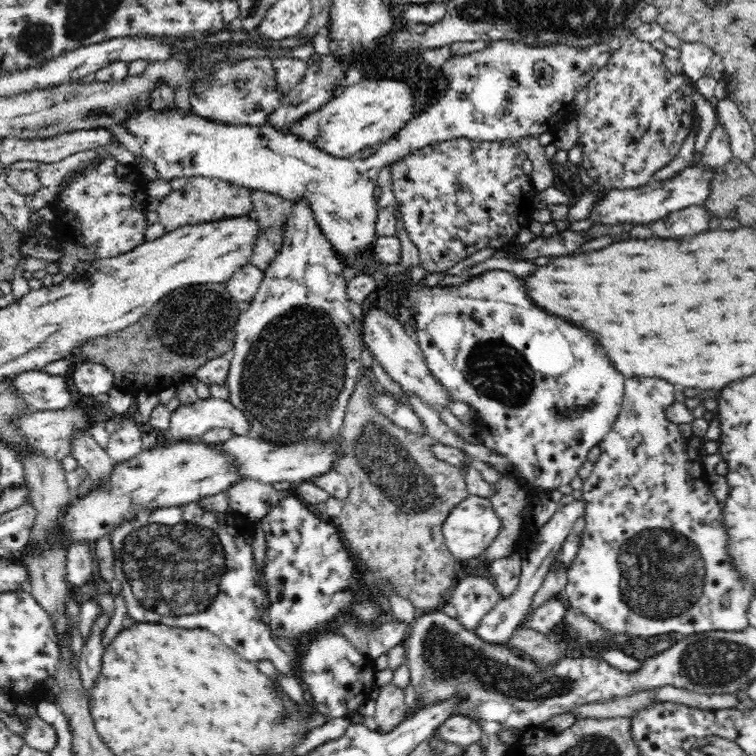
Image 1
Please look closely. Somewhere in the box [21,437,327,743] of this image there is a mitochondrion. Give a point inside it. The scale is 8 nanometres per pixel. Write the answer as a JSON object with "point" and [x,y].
{"point":[169,567]}

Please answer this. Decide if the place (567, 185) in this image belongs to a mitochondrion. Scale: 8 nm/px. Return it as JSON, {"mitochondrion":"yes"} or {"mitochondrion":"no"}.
{"mitochondrion":"no"}

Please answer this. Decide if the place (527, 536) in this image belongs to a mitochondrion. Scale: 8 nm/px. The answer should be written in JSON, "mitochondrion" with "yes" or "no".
{"mitochondrion":"no"}

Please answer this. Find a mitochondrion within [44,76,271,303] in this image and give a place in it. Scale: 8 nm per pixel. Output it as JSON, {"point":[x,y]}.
{"point":[93,113]}

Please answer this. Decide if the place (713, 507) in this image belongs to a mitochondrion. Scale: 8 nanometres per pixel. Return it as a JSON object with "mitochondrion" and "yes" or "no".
{"mitochondrion":"no"}

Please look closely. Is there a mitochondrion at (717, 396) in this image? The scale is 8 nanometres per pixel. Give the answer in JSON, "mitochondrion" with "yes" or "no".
{"mitochondrion":"no"}

